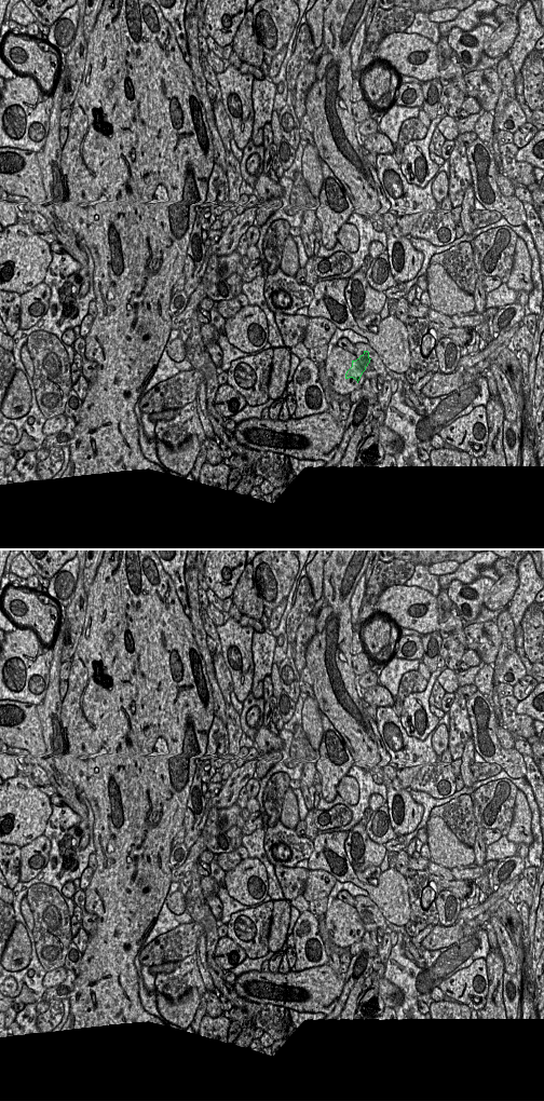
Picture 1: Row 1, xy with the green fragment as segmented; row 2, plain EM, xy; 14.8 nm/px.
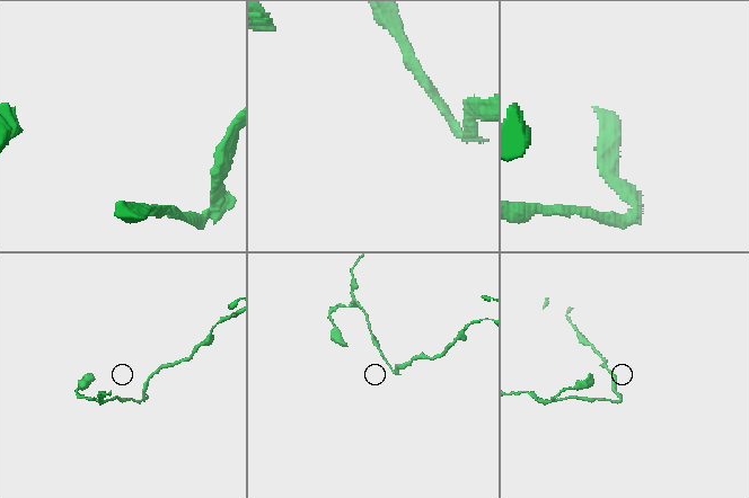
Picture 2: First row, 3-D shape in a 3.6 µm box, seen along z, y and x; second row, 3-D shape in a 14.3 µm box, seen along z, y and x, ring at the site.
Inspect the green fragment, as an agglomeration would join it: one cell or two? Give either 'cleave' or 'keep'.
cleave

